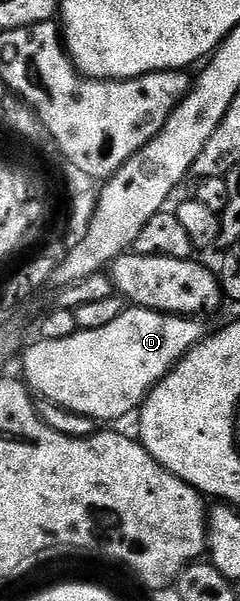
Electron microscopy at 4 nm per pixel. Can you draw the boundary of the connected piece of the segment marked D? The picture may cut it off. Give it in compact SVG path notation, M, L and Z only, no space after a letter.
M128 307L114 323L101 327L99 331L79 330L66 339L36 342L24 353L23 380L29 386L40 385L39 396L53 401L64 409L78 415L91 417L97 423L116 421L127 413L135 414L148 398L148 393L175 365L206 336L203 320L196 317L177 317L174 313L159 313L153 309Z

